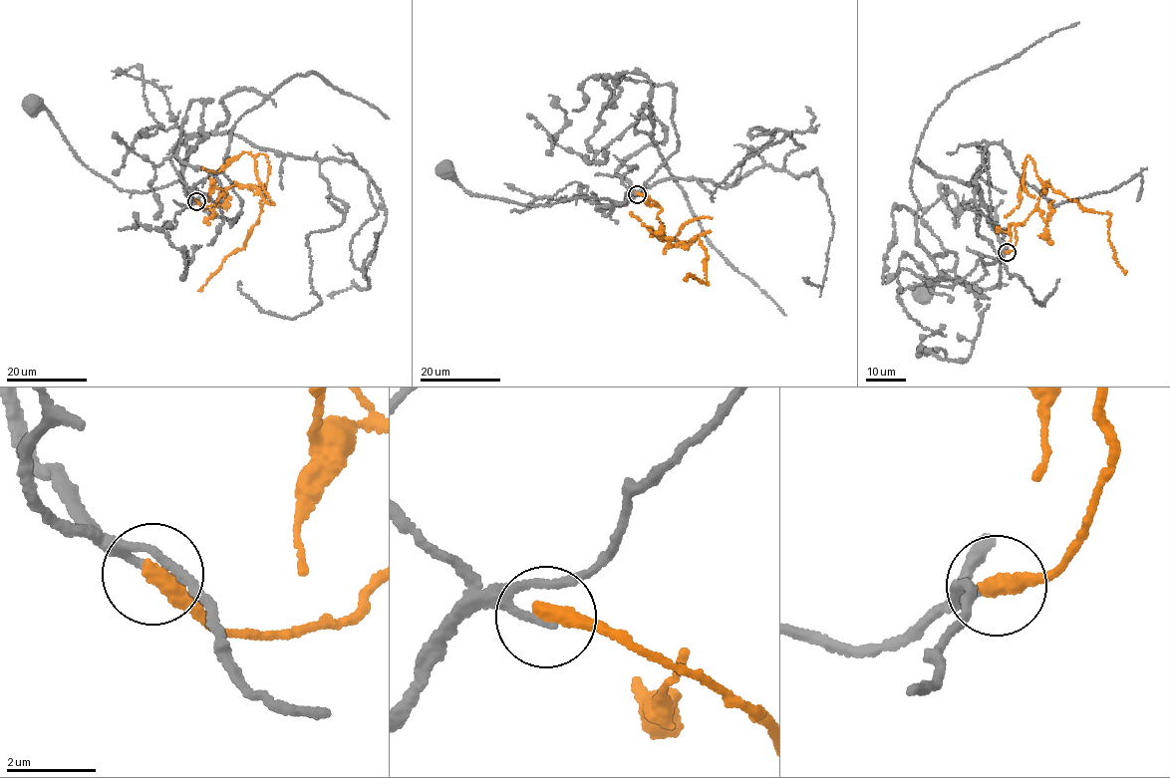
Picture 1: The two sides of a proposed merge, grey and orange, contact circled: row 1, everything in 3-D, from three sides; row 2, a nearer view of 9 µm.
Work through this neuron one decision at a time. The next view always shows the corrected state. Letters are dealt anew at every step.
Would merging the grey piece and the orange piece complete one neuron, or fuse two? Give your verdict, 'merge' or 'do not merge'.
do not merge

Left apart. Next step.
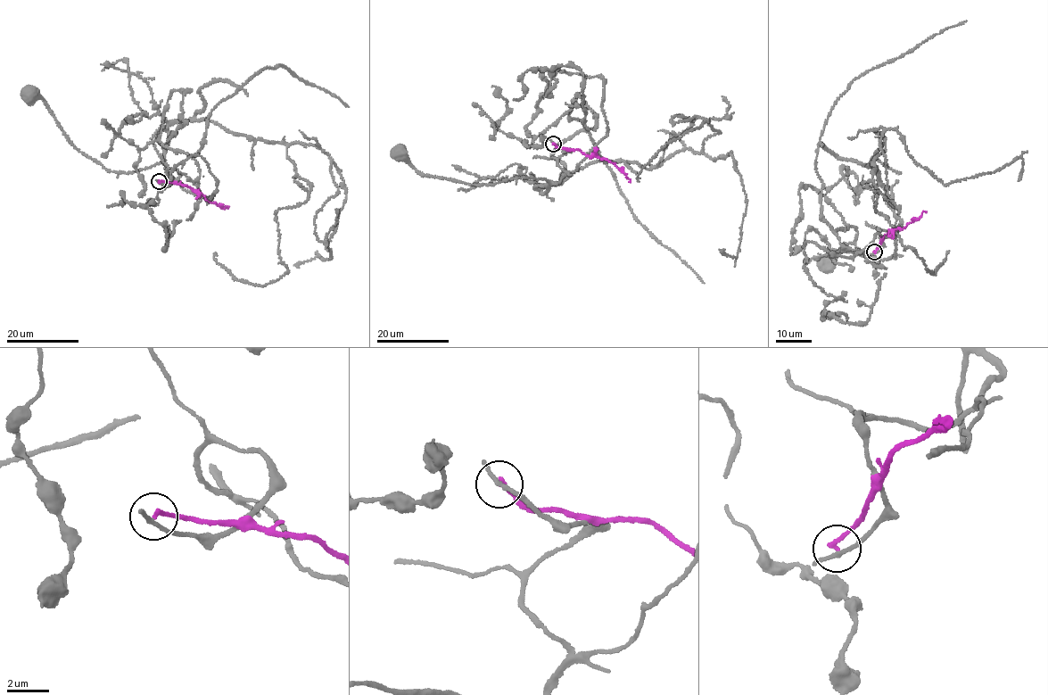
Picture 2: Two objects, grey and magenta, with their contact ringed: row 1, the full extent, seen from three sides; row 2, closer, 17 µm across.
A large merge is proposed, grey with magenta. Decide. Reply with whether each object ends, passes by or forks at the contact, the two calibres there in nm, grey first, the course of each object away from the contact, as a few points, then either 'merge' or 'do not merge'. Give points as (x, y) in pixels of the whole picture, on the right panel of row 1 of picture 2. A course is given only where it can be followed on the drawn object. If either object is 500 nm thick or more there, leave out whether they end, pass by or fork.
grey passes by | magenta ends | 180/200 nm | grey via (874, 252), (883, 244), (878, 229), (891, 231), (903, 220), (896, 219), (895, 258), (847, 252), (824, 262) | magenta via (874, 252), (885, 235), (901, 228), (926, 212) | do not merge

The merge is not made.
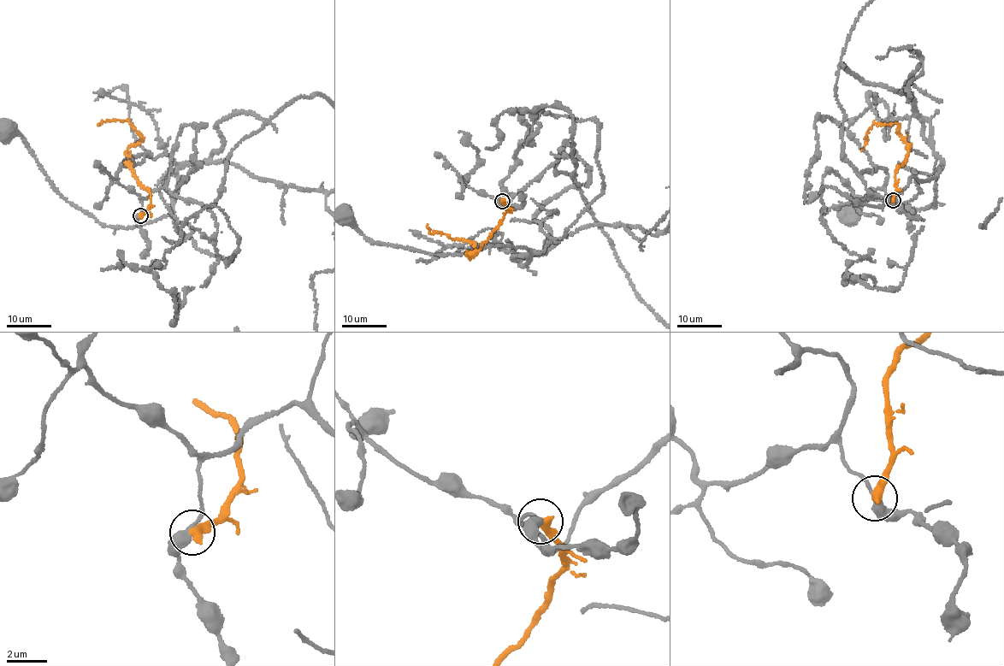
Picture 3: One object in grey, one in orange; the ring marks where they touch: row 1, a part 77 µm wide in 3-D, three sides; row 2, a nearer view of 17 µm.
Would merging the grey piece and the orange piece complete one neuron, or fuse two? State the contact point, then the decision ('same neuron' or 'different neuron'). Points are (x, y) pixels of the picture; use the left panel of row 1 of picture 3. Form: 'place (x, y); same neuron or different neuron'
place (140, 215); different neuron

